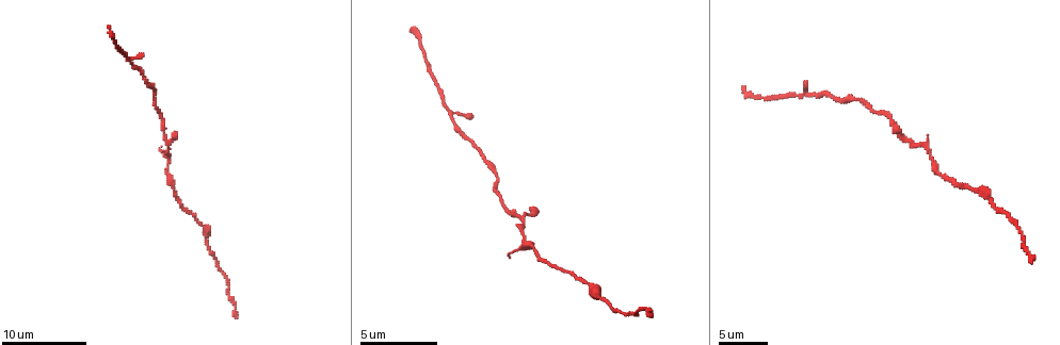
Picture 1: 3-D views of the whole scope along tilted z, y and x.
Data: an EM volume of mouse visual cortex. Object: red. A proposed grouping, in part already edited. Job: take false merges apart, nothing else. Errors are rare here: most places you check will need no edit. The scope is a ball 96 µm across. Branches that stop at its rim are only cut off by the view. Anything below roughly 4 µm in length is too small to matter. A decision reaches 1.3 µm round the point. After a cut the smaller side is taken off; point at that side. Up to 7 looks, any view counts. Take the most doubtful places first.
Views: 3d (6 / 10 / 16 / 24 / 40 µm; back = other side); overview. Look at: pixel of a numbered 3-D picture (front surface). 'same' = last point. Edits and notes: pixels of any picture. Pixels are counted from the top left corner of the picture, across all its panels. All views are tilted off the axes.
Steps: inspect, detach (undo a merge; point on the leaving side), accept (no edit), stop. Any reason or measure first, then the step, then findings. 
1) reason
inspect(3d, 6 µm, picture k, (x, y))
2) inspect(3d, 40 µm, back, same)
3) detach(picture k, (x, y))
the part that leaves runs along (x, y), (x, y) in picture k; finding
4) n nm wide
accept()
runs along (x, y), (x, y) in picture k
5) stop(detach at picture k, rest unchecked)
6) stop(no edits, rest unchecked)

three arms meet
inspect(3d, 16 µm, picture 1, (919, 144))

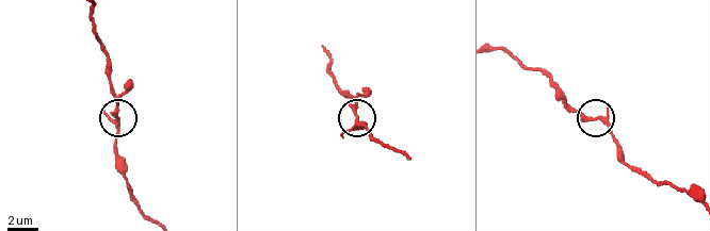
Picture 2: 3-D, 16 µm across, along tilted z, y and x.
inspect(3d, 6 µm, picture 2, (355, 116))

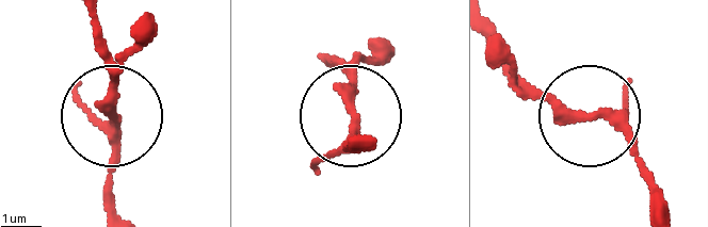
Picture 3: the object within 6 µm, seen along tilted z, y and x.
3 arms
accept()
runs along (112, 110), (102, 30) in picture 3; one cell here

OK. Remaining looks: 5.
sudden change in width
inspect(3d, 6 µm, picture 1, (595, 296))

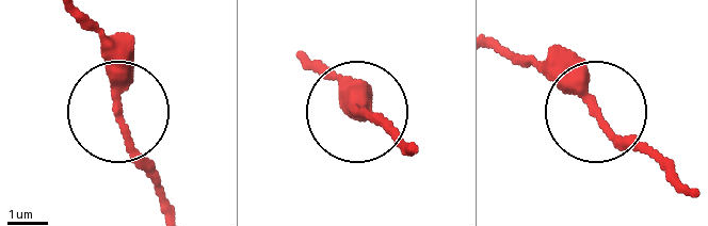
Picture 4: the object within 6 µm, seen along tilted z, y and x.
inspect(3d, 6 µm, back, picture 4, (595, 109))

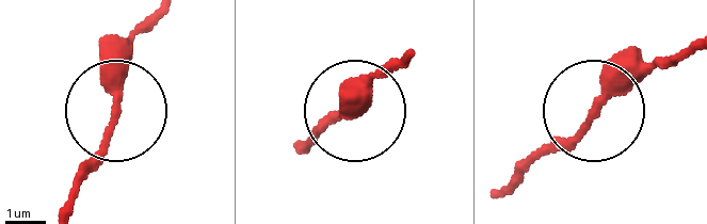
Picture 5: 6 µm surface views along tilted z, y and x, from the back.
accept()
one cell here

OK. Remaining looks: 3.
thick turns thin
inspect(3d, 10 µm, picture 1, (497, 181))

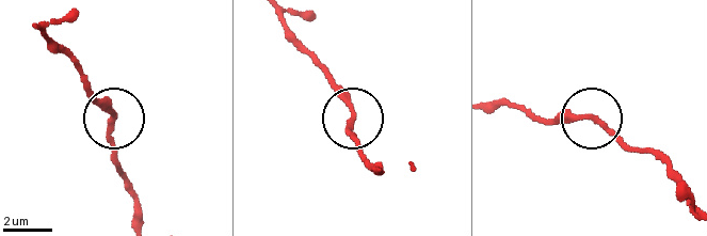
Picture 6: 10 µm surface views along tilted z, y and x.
220 nm wide
accept()
runs along (139, 218), (115, 151), (115, 114), (92, 91) in picture 6; all the same cell

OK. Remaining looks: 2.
sudden change in width
inspect(3d, 10 µm, picture 1, (548, 263))

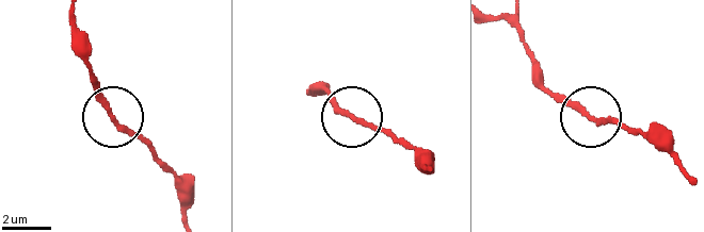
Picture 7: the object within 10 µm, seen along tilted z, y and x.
accept()
runs along (74, 18), (76, 50), (104, 108), (134, 132), (162, 169) in picture 7; continuous, no second cell

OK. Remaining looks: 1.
stop(no edits, rest unchecked)

